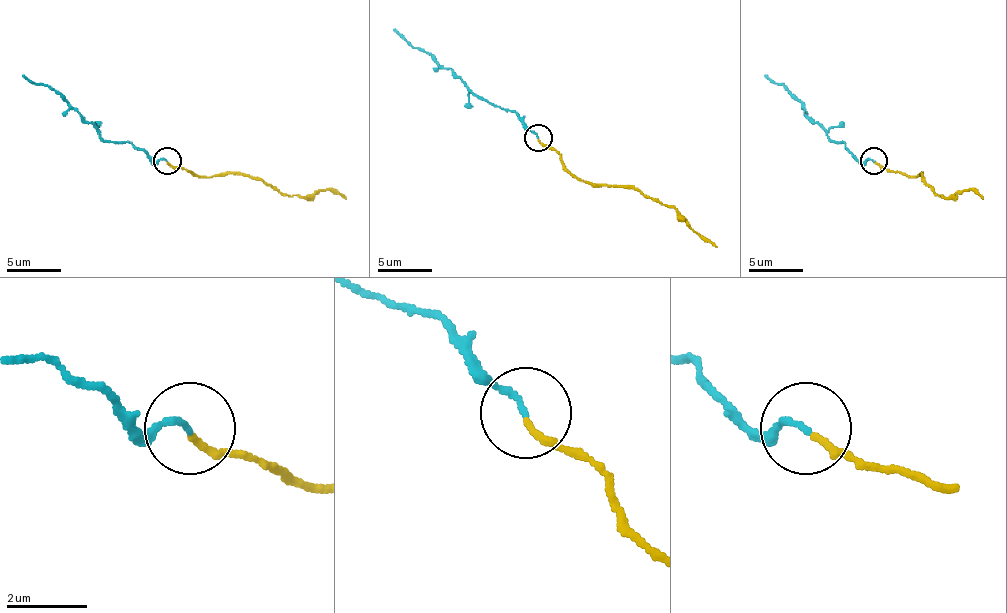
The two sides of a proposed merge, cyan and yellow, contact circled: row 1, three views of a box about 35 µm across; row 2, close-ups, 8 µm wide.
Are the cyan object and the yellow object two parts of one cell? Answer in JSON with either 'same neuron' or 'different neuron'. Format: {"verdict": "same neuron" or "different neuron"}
{"verdict": "different neuron"}

